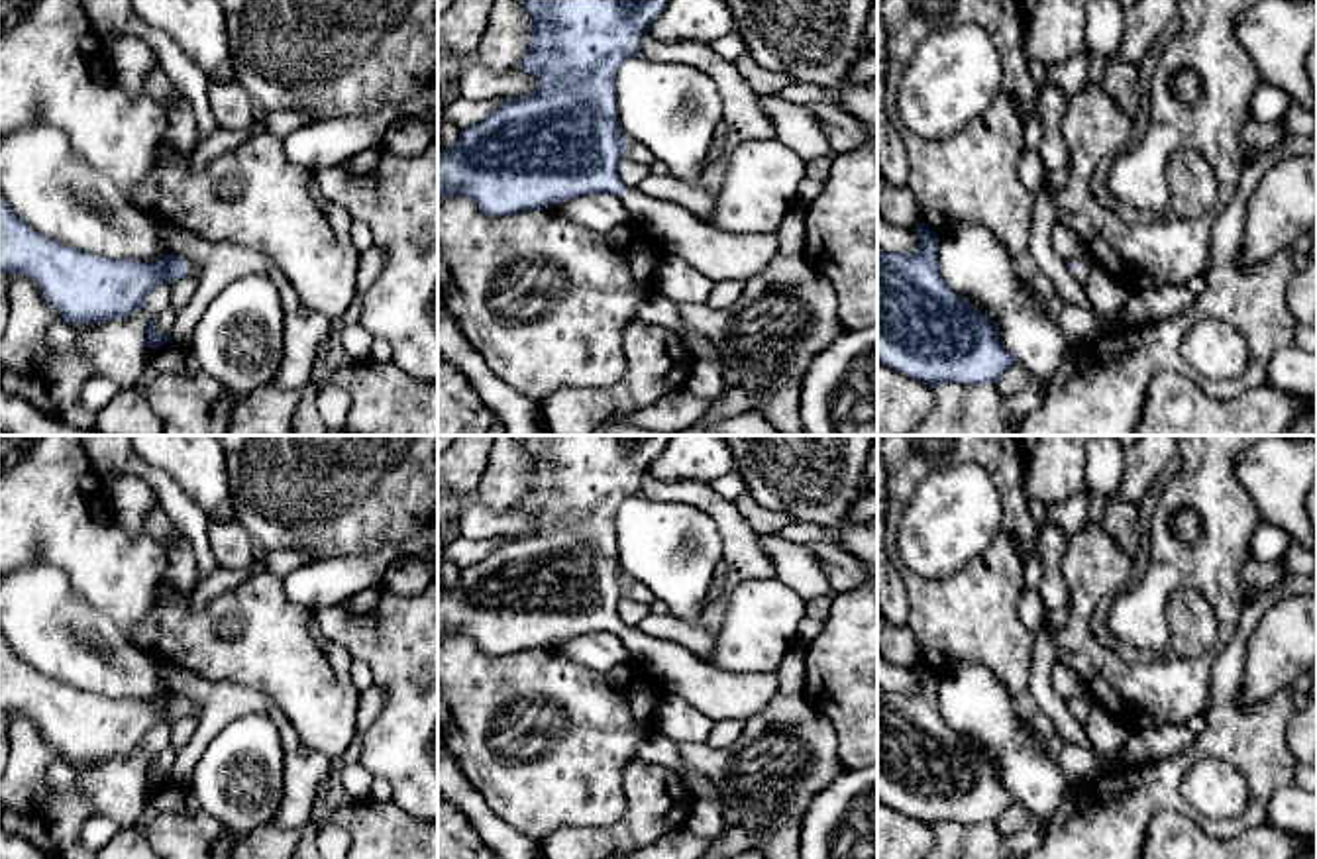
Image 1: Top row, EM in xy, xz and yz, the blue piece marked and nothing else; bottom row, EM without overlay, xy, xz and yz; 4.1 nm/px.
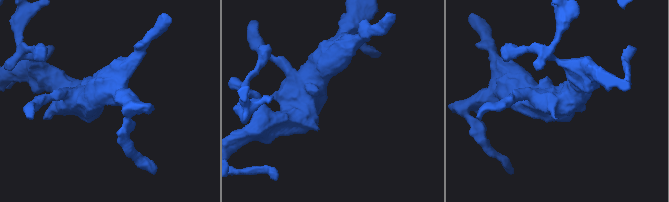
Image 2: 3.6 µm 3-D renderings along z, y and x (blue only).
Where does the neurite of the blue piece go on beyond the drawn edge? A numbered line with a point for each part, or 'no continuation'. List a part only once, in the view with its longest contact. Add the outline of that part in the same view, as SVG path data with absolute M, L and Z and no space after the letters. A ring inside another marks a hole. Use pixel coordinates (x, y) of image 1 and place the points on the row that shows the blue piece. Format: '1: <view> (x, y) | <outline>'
1: yz (1080, 271) | M1087 253L1083 257L1076 259L1074 269L1070 271L1080 282L1085 282L1089 269L1091 269L1093 257Z

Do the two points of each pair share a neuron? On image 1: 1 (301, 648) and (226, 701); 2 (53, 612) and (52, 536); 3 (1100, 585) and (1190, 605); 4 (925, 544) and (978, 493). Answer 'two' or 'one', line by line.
1: two
2: two
3: two
4: one

